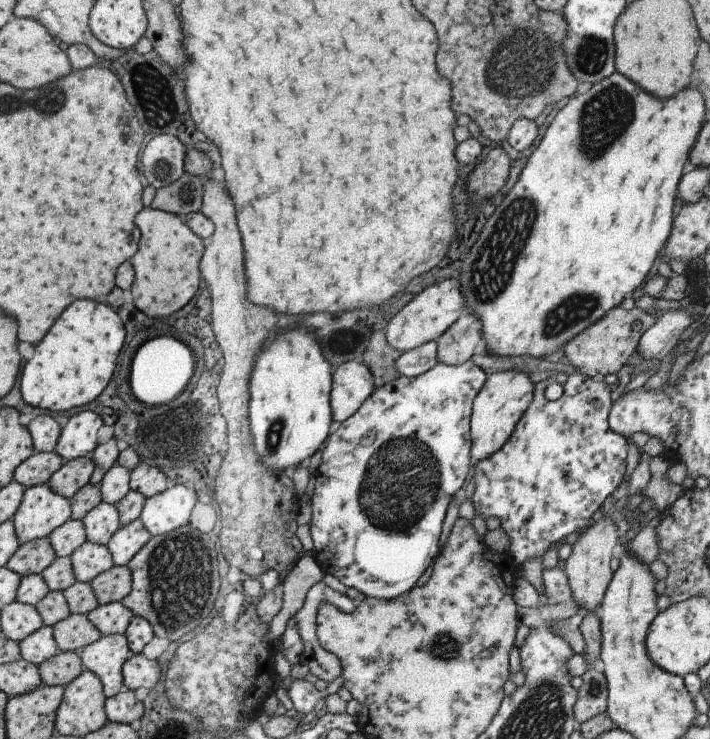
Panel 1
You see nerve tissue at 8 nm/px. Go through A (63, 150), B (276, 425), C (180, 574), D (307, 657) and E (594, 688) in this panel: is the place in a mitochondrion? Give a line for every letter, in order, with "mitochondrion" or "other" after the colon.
A: other
B: mitochondrion
C: mitochondrion
D: other
E: mitochondrion

